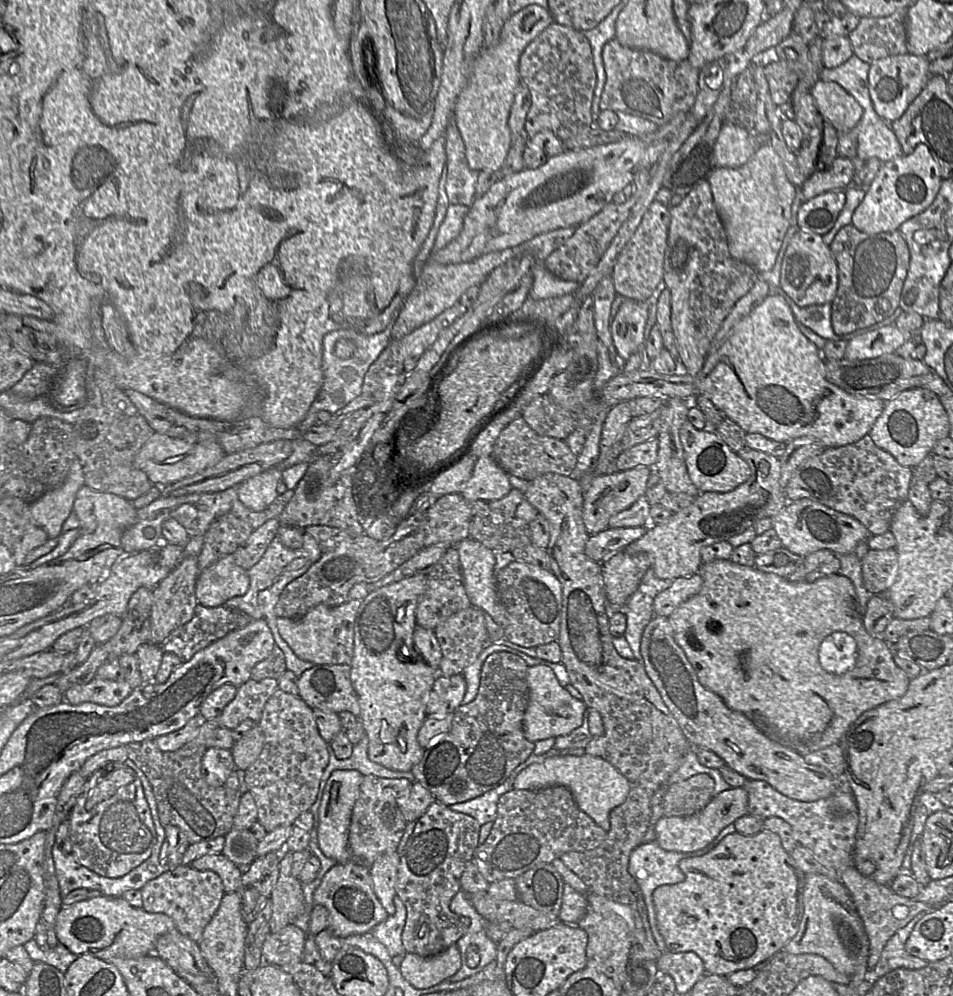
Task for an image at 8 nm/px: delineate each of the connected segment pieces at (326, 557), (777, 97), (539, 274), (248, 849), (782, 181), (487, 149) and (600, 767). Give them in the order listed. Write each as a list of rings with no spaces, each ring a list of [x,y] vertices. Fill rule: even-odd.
[[[313,525],[302,530],[318,542],[322,555],[306,573],[284,588],[275,606],[278,618],[300,619],[318,605],[333,607],[346,603],[353,585],[370,584],[382,579],[423,548],[414,534],[383,550],[377,550],[376,546],[380,541],[364,534],[350,535],[341,529],[322,525]]]
[[[767,61],[764,73],[774,104],[789,103],[799,81],[798,74],[788,67],[787,61]]]
[[[535,263],[530,274],[533,277],[533,283],[529,298],[535,300],[574,293],[579,284],[556,277],[546,270],[541,263]]]
[[[233,828],[225,836],[222,854],[241,868],[245,868],[256,858],[258,840],[249,830]]]
[[[768,142],[763,143],[744,165],[717,167],[707,181],[731,256],[750,265],[758,273],[771,270],[790,226],[796,196],[796,187],[788,179],[778,154]]]
[[[530,4],[512,13],[501,29],[496,46],[482,49],[478,56],[453,110],[454,123],[464,141],[467,164],[472,170],[502,170],[511,147],[508,119],[521,83],[520,57],[528,44],[553,22],[554,18],[548,9]]]
[[[589,754],[547,758],[524,768],[513,782],[513,789],[517,790],[536,790],[552,786],[568,788],[578,807],[606,831],[610,828],[610,812],[626,800],[630,790],[627,778],[612,764]]]

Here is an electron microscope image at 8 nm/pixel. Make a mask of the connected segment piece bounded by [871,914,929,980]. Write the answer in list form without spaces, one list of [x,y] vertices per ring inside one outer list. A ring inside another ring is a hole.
[[[925,914],[916,916],[887,941],[877,964],[871,972],[871,979],[877,980],[877,978],[898,968],[914,970],[924,968],[929,964],[928,961],[913,956],[906,950],[906,942],[914,926],[923,916]]]

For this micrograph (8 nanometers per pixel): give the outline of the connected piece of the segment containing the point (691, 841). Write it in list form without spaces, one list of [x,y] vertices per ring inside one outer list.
[[[730,787],[715,795],[699,812],[685,817],[663,816],[656,824],[660,847],[674,852],[695,852],[707,847],[719,833],[741,816],[748,814],[748,793],[744,787]]]

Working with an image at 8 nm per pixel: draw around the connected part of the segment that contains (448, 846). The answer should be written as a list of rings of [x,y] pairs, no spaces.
[[[434,802],[415,822],[407,824],[395,851],[399,858],[396,896],[406,908],[402,943],[406,953],[438,955],[466,934],[470,919],[452,912],[449,904],[461,891],[460,878],[479,844],[481,825],[466,814]]]

